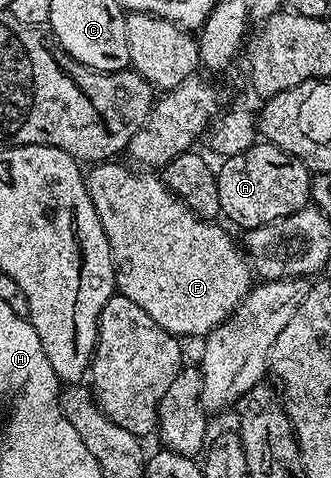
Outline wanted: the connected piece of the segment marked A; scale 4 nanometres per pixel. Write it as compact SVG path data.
M254 143L247 151L226 157L220 164L216 174L221 213L229 216L241 231L283 219L310 204L310 169L278 145Z

